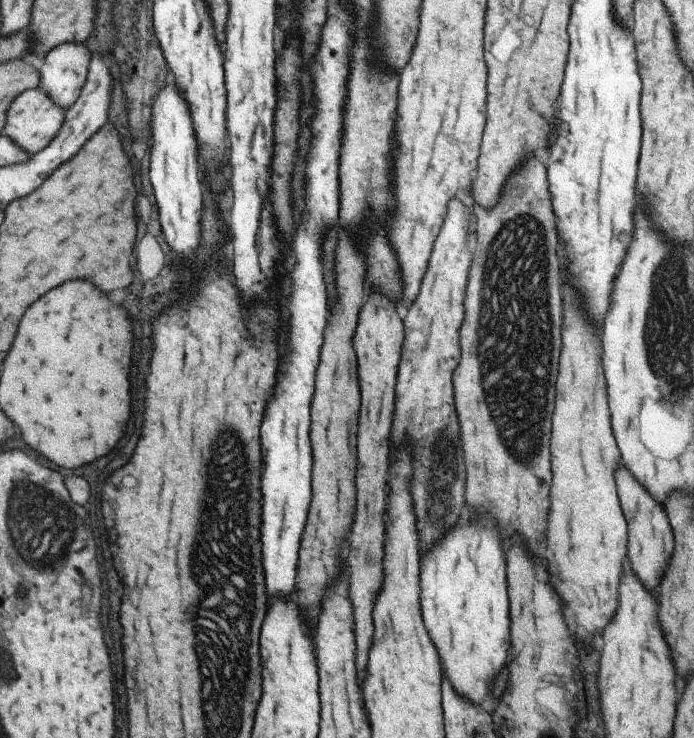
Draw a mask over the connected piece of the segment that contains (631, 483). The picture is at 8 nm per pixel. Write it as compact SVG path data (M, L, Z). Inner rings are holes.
M619 466L615 470L615 486L621 502L621 510L627 522L627 556L631 562L631 568L641 578L643 586L651 590L657 584L657 574L663 570L667 562L667 554L671 554L671 530L667 530L667 518L659 502L655 502L649 492L631 476L631 472L625 466Z

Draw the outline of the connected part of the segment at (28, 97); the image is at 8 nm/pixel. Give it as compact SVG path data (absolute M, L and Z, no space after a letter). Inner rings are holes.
M36 86L32 89L24 90L19 96L13 99L9 104L7 112L5 113L5 126L1 132L11 138L11 142L15 142L15 146L19 146L21 150L27 150L27 154L35 154L43 150L59 132L59 128L63 126L63 116L65 116L67 108L59 108L49 96L47 92Z

